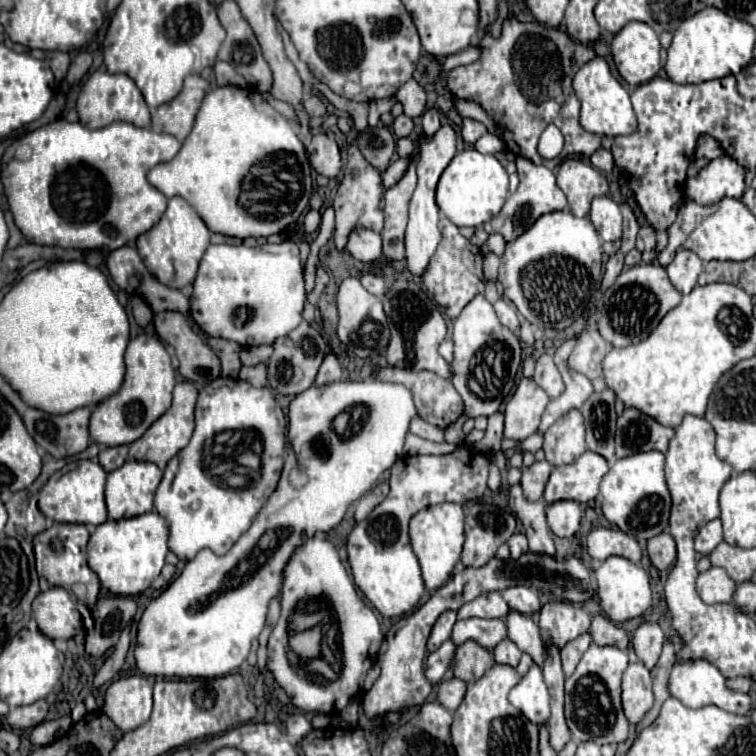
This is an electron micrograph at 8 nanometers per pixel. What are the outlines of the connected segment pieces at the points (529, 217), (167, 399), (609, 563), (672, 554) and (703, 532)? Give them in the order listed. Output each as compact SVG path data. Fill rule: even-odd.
M516 158L516 166L518 166L518 176L520 176L520 184L516 188L514 194L508 196L504 208L500 210L498 218L496 218L496 232L504 236L506 242L514 242L514 238L518 238L522 232L530 230L530 226L548 212L554 210L564 210L566 208L566 196L564 192L556 186L556 175L552 170L548 170L546 166L538 166L526 158Z
M140 334L130 340L126 354L126 376L120 390L102 400L90 416L90 436L94 442L104 446L122 446L138 440L172 404L174 368L170 356L156 336Z
M610 556L596 568L596 582L598 582L598 604L602 612L612 620L612 622L626 622L630 618L642 616L644 610L652 602L652 592L650 592L650 582L648 574L642 570L642 566L622 558L622 556Z
M668 530L648 540L648 556L658 570L666 570L676 560L676 544Z
M710 520L708 524L704 524L698 530L696 538L694 538L696 552L702 554L702 556L708 556L720 542L722 542L722 524L720 524L720 520Z

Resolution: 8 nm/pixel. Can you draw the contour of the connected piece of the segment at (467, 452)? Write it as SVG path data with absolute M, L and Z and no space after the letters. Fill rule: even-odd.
M462 446L454 454L446 456L404 456L390 468L390 472L388 496L370 512L366 520L354 526L354 530L348 534L346 550L356 586L382 616L396 618L410 612L424 592L418 558L408 540L410 518L418 510L432 504L464 504L480 498L488 488L488 458L482 452Z

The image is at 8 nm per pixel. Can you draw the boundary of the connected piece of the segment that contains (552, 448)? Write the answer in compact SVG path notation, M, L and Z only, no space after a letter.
M570 410L544 434L546 460L552 466L566 466L576 462L586 452L584 418L580 410Z

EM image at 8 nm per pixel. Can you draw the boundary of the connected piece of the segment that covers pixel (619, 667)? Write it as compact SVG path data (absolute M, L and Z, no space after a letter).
M592 642L574 674L566 678L566 722L574 740L592 740L602 746L618 744L628 738L630 724L620 702L620 680L626 666L628 656L624 650L618 650L616 646L598 646Z

